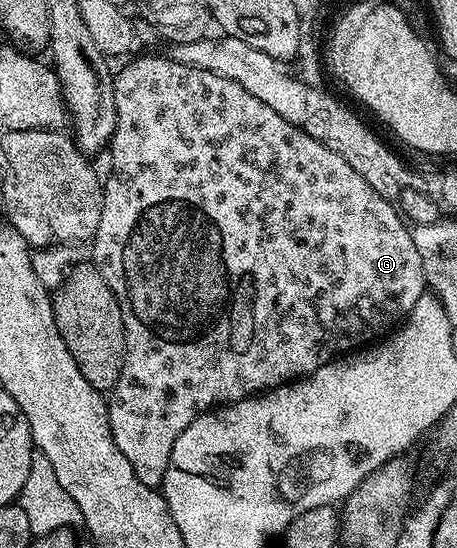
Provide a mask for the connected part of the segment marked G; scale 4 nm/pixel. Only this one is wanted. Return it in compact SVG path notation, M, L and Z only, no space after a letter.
M164 53L144 54L141 59L126 64L120 72L117 70L112 81L116 110L110 144L112 172L102 183L102 217L90 240L90 259L92 255L91 262L98 268L106 285L110 285L118 301L126 337L122 373L106 399L112 436L118 449L122 449L122 457L130 461L130 469L134 469L138 481L142 481L142 485L159 488L164 481L174 441L178 441L182 429L192 423L198 412L236 403L249 395L270 391L294 379L303 379L311 371L331 363L341 352L348 353L363 348L365 344L372 345L383 340L397 324L412 314L414 305L418 305L426 293L426 284L424 258L418 251L418 245L414 245L409 224L404 224L396 212L397 208L370 189L366 177L350 169L338 153L278 117L270 105L258 101L254 93L246 93L242 85L226 77L206 73L206 69L182 65Z

